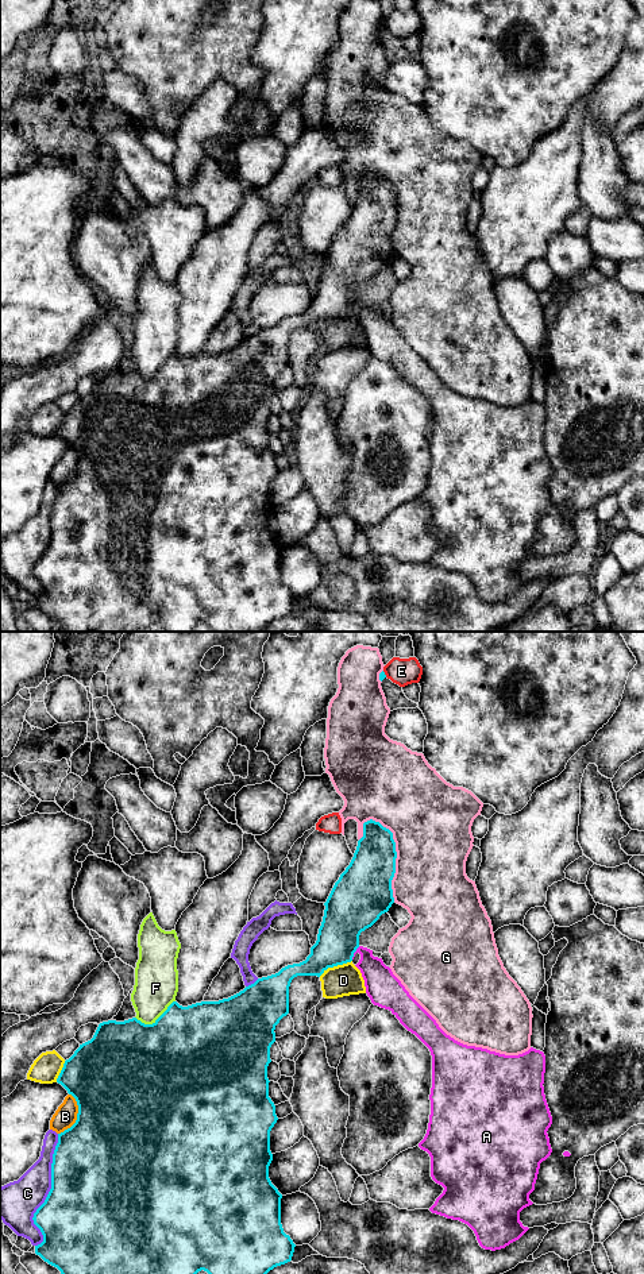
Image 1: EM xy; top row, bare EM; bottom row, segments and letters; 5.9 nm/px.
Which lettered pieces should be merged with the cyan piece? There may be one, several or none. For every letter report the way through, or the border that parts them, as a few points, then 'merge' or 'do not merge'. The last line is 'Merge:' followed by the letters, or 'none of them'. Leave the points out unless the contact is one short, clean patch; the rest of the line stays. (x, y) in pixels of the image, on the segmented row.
A: border along xy (359, 946), (351, 958); do not merge
B: do not merge
C: do not merge
D: do not merge
E: border along xy (382, 671), (386, 676); do not merge
F: do not merge
G: do not merge
Merge: none of them

